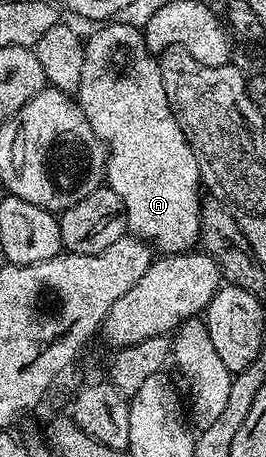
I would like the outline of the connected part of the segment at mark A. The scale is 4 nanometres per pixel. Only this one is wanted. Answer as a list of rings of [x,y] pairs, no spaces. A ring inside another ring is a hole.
[[[112,20],[101,30],[96,30],[92,35],[87,35],[84,44],[84,59],[82,60],[82,84],[78,91],[78,101],[86,120],[90,120],[90,128],[99,136],[106,151],[106,184],[118,196],[122,196],[122,204],[126,208],[128,217],[128,230],[135,237],[147,242],[149,246],[155,248],[161,255],[166,254],[186,254],[189,253],[200,241],[200,199],[202,197],[202,183],[200,181],[200,169],[198,160],[170,108],[170,100],[166,100],[166,88],[162,84],[162,72],[159,61],[154,57],[153,51],[149,50],[144,42],[144,35],[139,29],[123,20]]]

